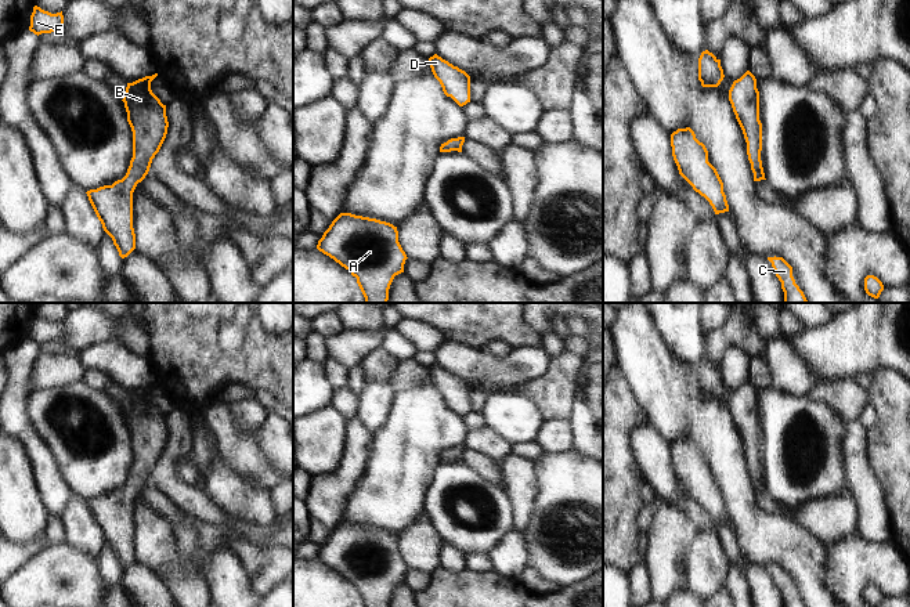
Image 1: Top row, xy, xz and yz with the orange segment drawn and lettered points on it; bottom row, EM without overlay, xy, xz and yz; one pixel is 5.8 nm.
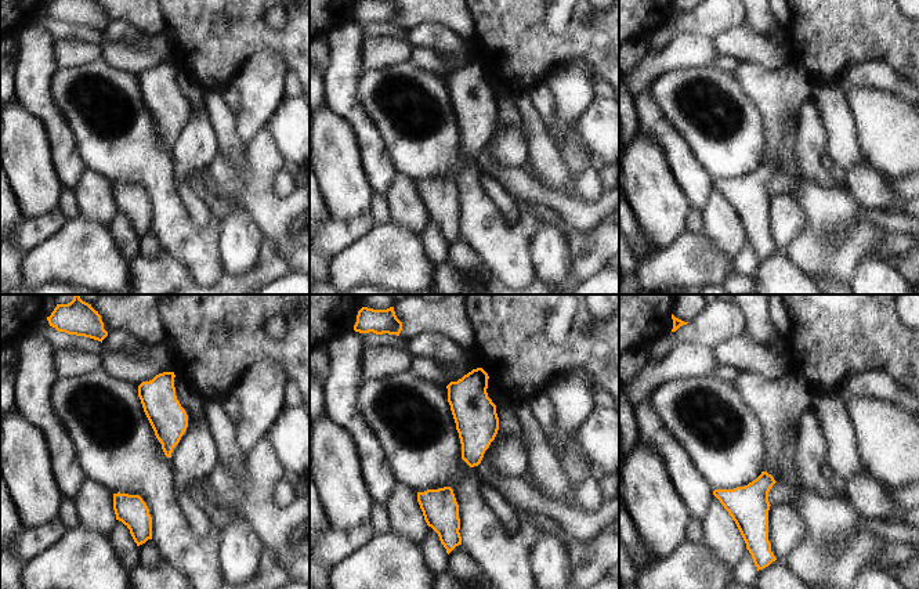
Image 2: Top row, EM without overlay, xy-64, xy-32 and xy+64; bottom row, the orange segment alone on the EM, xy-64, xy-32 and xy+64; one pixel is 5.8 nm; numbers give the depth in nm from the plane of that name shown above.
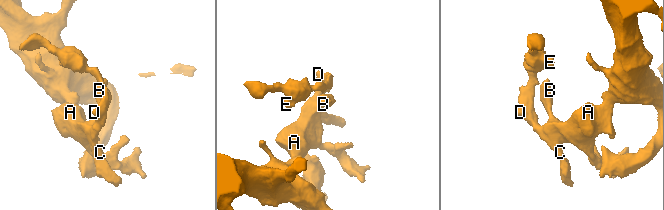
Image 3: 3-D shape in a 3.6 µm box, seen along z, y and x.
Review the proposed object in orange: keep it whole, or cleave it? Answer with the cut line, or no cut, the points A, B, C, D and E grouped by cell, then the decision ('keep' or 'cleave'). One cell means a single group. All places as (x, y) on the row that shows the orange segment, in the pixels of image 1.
no cut; A B C D E; keep

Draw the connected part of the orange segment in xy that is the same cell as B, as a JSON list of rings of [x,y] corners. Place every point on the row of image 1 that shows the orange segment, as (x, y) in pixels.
[[[158,73],[127,83],[122,100],[133,131],[133,158],[126,176],[112,185],[86,192],[104,231],[112,238],[122,259],[136,249],[133,192],[148,174],[169,127],[166,105],[151,90],[151,82],[156,76]]]

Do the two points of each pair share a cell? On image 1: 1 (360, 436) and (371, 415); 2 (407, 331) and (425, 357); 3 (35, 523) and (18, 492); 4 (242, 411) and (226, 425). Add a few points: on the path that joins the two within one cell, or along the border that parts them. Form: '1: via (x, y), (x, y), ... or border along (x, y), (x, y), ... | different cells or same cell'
1: border along (356, 416), (371, 434) | different cells
2: border along (416, 350), (430, 350), (433, 353) | different cells
3: via (28, 516), (18, 506), (18, 499) | same cell
4: border along (221, 404), (239, 432), (255, 432) | different cells

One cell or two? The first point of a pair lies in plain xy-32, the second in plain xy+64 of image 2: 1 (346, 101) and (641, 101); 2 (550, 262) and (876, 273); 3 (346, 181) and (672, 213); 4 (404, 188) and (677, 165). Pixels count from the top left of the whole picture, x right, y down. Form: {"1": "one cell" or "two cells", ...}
{"1": "one cell", "2": "one cell", "3": "one cell", "4": "two cells"}

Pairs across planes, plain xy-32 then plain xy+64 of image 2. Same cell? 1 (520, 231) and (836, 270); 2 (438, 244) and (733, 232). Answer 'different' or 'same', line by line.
1: different
2: different

